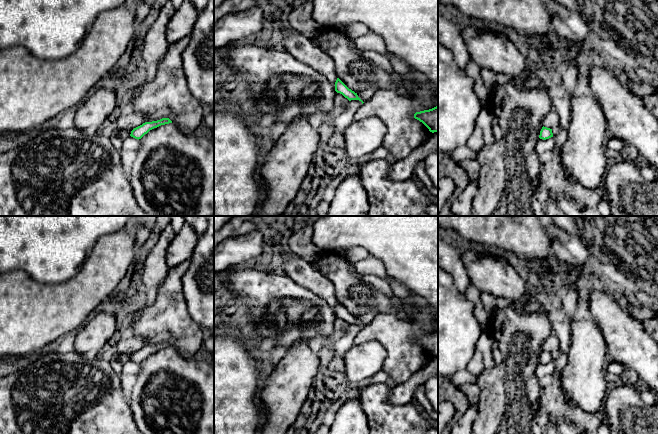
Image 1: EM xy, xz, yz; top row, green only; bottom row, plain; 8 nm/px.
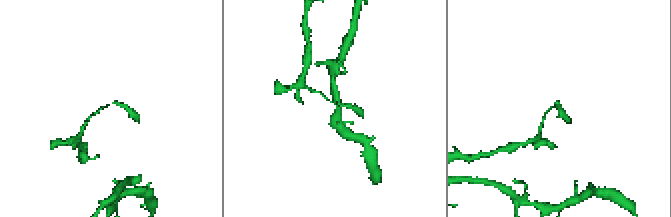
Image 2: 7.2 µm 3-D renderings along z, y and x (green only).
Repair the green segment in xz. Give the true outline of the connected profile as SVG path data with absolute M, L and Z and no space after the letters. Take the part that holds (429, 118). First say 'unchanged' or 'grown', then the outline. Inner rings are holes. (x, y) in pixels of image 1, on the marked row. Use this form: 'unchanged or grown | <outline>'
unchanged | M438 105L429 110L416 112L414 118L422 122L430 132L438 132Z

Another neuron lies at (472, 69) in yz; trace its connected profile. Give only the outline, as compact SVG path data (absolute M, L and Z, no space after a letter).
M470 58L467 62L465 72L470 78L473 79L474 91L476 95L479 97L482 105L487 109L491 98L490 97L491 89L486 88L485 85L483 84L480 75L480 69L481 68L478 66L478 64L472 58Z

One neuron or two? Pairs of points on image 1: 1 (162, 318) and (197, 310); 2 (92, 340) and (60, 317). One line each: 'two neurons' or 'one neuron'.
1: two neurons
2: two neurons

